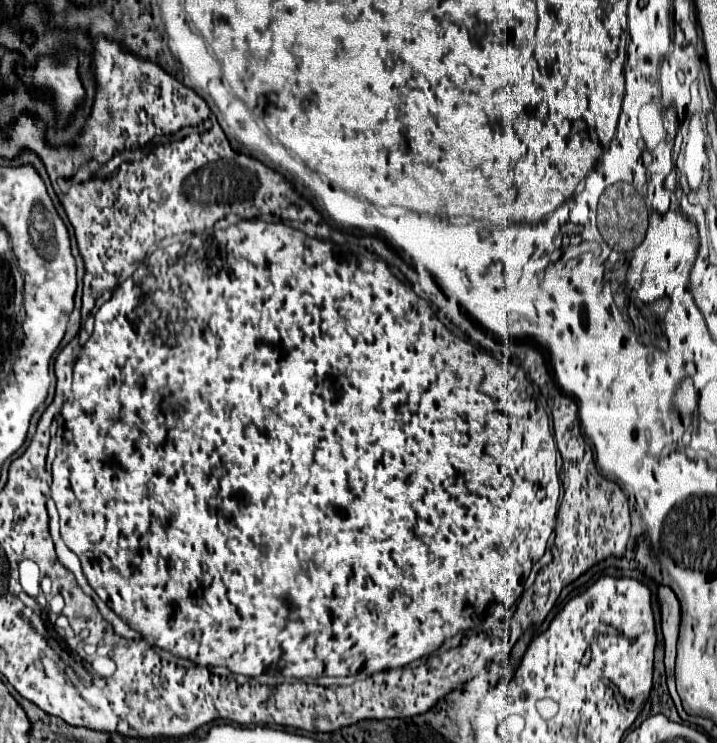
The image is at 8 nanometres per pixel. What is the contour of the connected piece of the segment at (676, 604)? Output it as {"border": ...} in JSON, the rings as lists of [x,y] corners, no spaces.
{"border":[[[660,585],[658,589],[658,599],[662,605],[662,633],[664,633],[664,643],[666,643],[666,683],[676,706],[679,716],[683,721],[693,724],[693,716],[688,715],[681,704],[681,699],[677,693],[674,676],[674,659],[676,659],[676,639],[678,639],[678,629],[680,629],[680,601],[674,595],[674,591],[666,585]]]}

